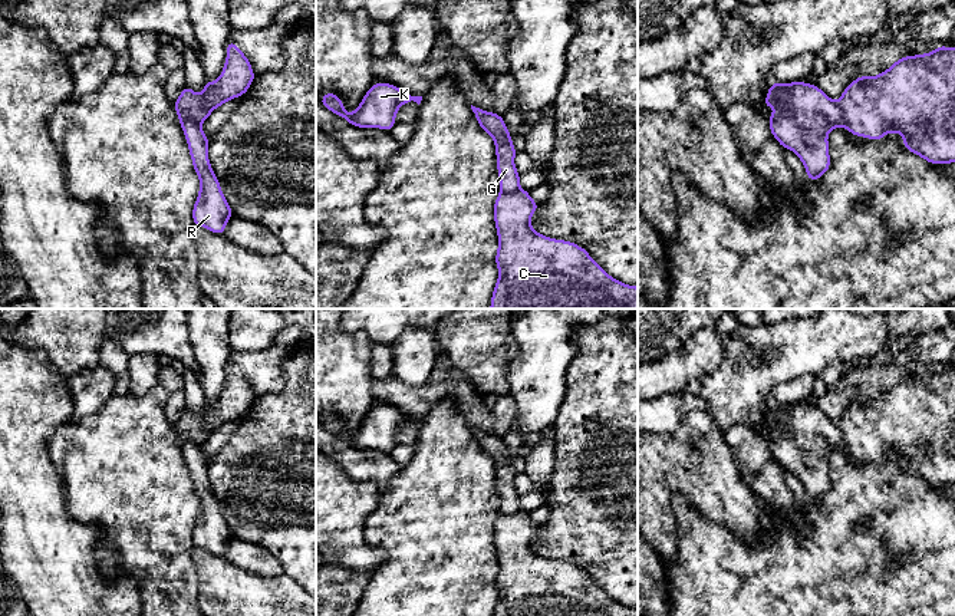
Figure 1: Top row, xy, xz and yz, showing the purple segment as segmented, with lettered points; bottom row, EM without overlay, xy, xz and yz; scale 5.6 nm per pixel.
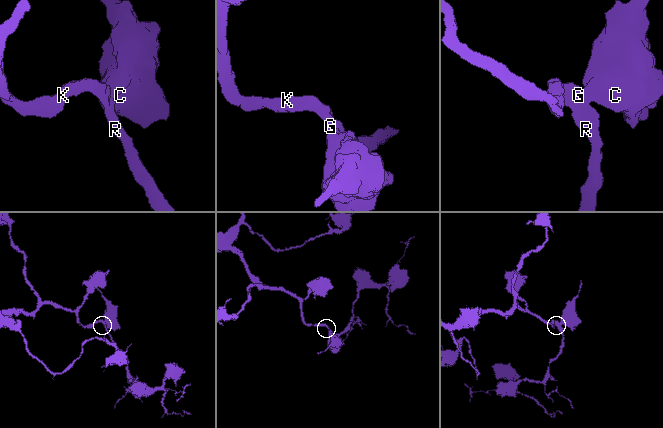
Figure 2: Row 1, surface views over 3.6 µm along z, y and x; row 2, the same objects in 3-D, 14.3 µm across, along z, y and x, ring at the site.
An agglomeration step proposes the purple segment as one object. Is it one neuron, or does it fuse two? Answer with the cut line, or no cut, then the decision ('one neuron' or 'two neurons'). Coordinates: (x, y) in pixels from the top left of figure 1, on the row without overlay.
cut in yz along (835, 424), (846, 448); two neurons

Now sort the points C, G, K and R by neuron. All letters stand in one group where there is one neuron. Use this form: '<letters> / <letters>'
C / G K R

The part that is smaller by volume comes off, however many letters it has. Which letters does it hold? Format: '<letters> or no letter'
C

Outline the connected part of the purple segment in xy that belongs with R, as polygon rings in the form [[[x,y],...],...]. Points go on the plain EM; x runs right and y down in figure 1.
[[[184,439],[180,441],[180,445],[190,470],[195,495],[200,500],[200,514],[192,530],[192,543],[195,547],[224,557],[225,546],[231,540],[233,533],[210,487],[208,458],[197,442]]]

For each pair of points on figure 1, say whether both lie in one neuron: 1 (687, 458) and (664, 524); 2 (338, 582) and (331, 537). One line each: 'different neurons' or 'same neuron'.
1: same neuron
2: different neurons

